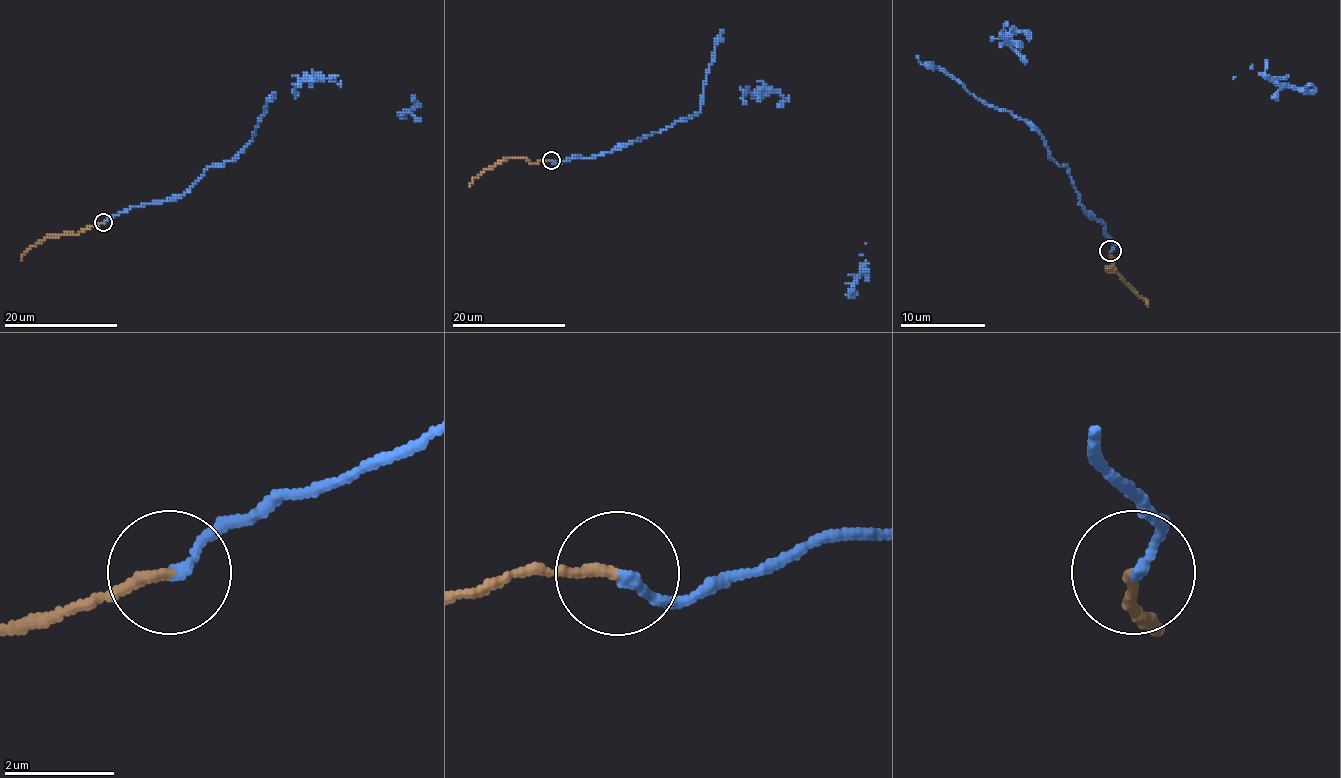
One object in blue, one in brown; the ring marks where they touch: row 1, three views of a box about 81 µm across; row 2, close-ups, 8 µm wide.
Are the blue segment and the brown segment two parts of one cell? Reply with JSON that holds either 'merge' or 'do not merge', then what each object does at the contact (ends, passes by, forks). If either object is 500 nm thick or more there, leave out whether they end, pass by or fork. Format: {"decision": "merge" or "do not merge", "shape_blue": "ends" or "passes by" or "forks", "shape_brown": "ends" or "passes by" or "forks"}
{"decision": "merge", "shape_blue": "ends", "shape_brown": "ends"}

